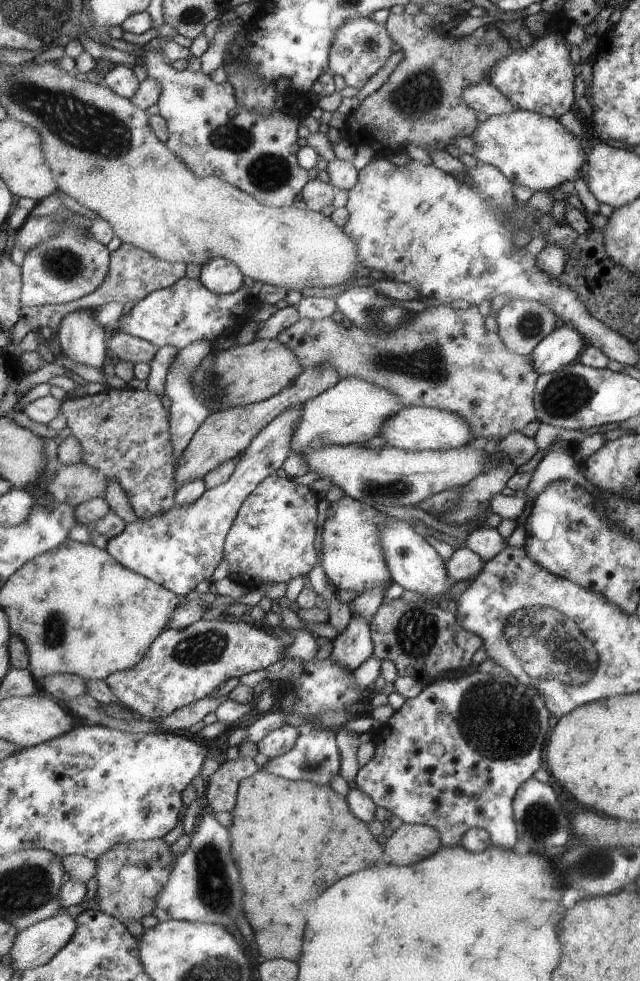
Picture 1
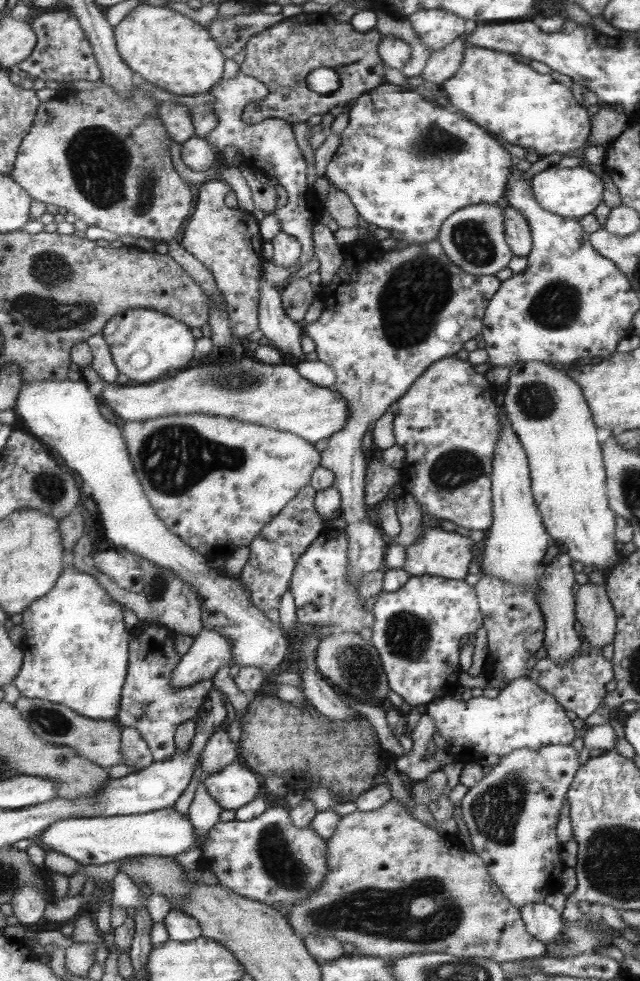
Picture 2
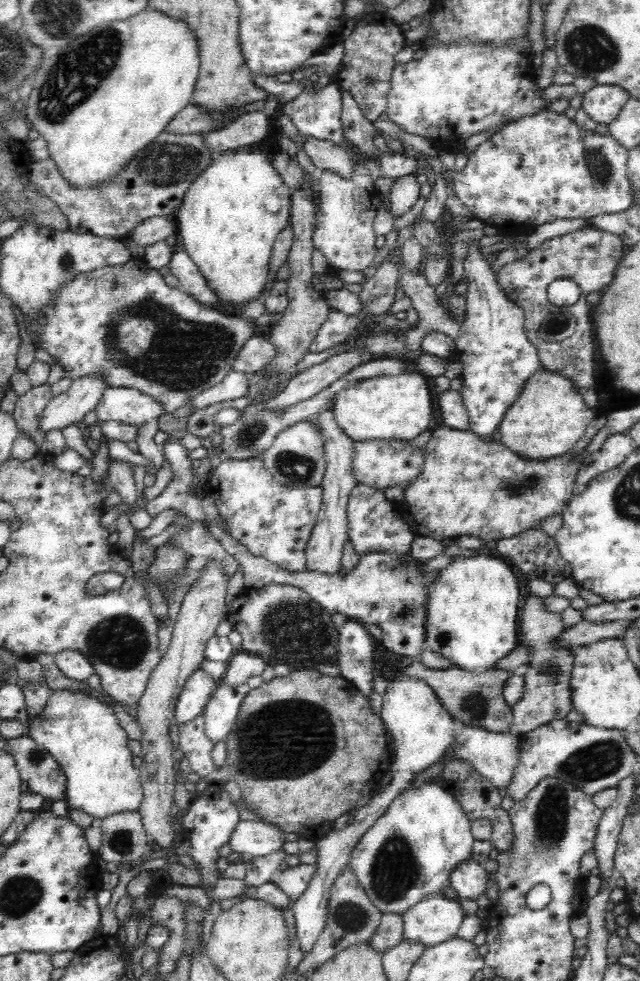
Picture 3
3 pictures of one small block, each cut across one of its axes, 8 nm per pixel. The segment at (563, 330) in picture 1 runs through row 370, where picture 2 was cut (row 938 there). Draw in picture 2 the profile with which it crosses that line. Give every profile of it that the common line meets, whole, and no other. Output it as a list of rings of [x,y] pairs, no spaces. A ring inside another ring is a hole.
[[[537,902],[519,907],[527,930],[540,942],[551,943],[563,932],[563,915],[546,902]]]

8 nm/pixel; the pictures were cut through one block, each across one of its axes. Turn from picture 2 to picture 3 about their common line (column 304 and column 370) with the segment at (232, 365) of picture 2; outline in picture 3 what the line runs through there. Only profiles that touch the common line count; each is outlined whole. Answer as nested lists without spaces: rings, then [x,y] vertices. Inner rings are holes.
[[[406,372],[396,376],[374,376],[358,380],[333,399],[334,420],[353,442],[364,442],[374,438],[416,438],[428,430],[432,420],[432,398],[426,376],[422,373]]]

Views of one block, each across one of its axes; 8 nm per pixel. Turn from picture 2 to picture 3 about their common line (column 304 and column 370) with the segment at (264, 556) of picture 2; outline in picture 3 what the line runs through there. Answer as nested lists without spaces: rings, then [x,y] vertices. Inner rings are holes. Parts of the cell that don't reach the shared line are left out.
[[[359,482],[350,490],[346,515],[348,515],[348,539],[352,541],[354,550],[360,557],[366,553],[382,552],[396,553],[400,560],[407,560],[415,534],[404,522],[395,503],[386,498],[384,490]]]

